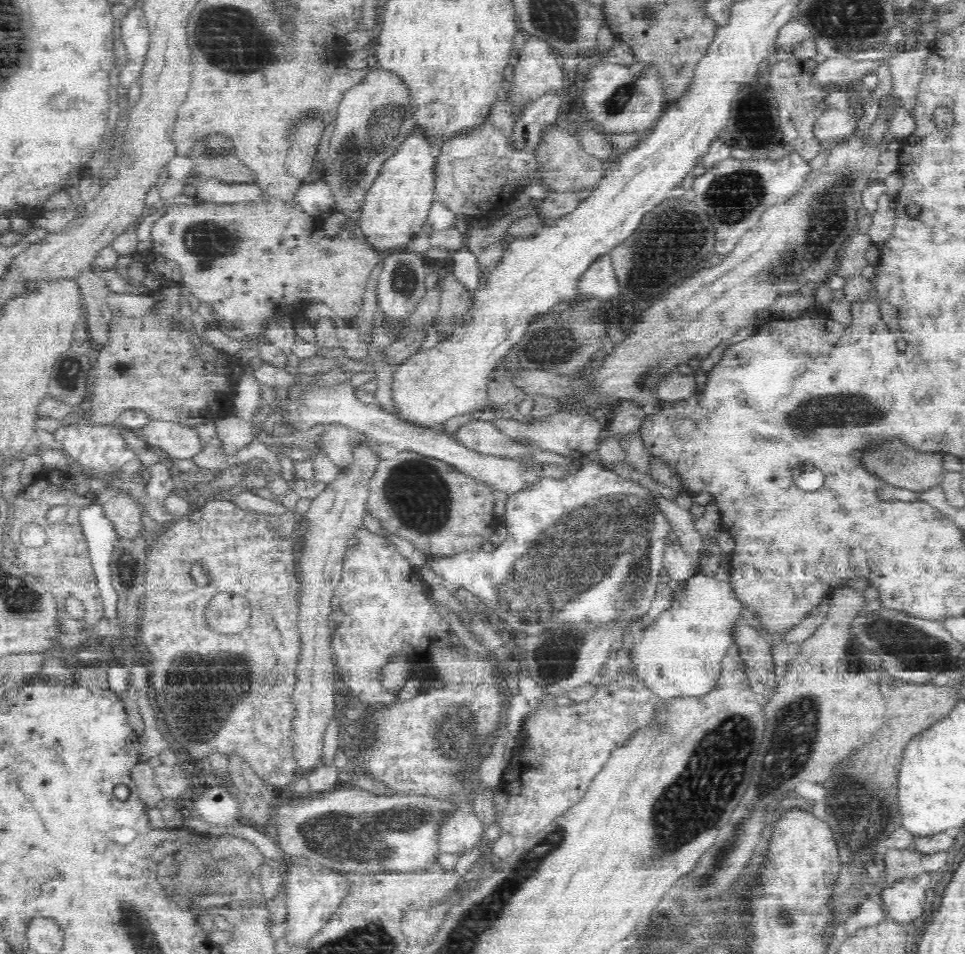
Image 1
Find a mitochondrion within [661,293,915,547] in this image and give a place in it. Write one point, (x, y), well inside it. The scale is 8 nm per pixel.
(808, 418)

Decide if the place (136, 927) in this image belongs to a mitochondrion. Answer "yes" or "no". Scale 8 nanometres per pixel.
yes

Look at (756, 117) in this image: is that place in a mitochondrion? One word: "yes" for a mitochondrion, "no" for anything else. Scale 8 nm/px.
yes

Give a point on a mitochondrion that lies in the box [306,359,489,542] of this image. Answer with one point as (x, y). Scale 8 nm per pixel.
(418, 494)

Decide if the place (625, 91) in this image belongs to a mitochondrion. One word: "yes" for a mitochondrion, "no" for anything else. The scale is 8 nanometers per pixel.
yes

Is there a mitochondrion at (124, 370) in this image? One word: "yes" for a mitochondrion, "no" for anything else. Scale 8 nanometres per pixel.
yes

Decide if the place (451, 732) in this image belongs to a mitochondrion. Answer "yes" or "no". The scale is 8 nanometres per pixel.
yes

